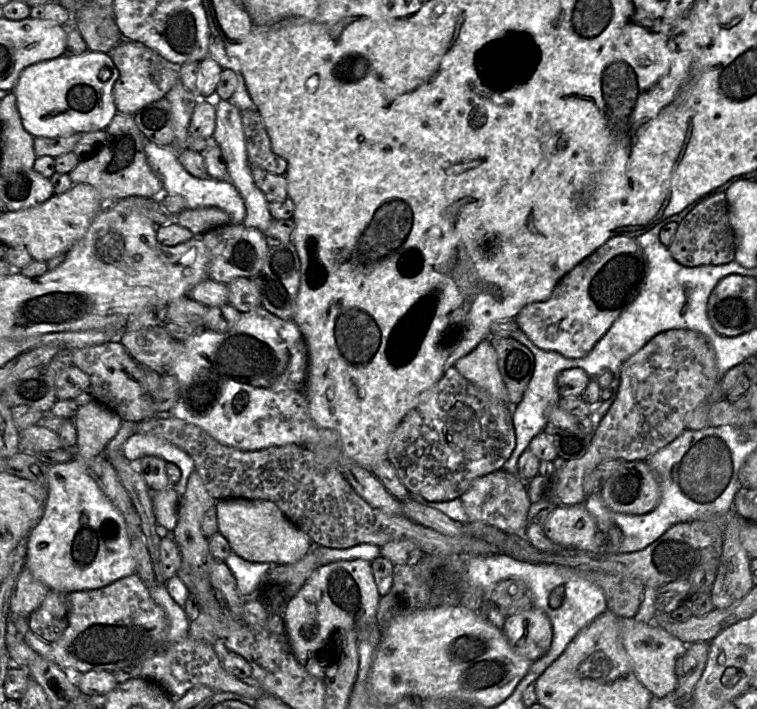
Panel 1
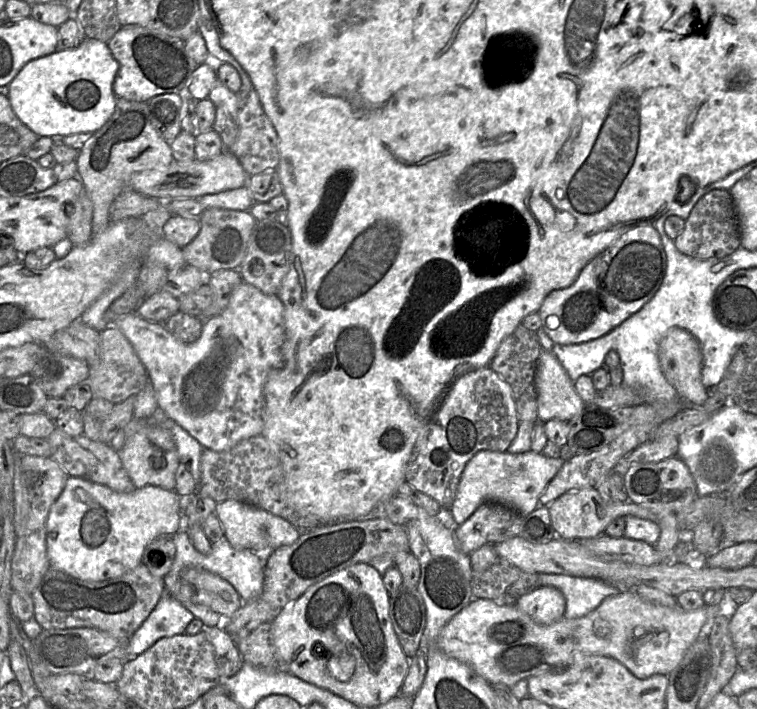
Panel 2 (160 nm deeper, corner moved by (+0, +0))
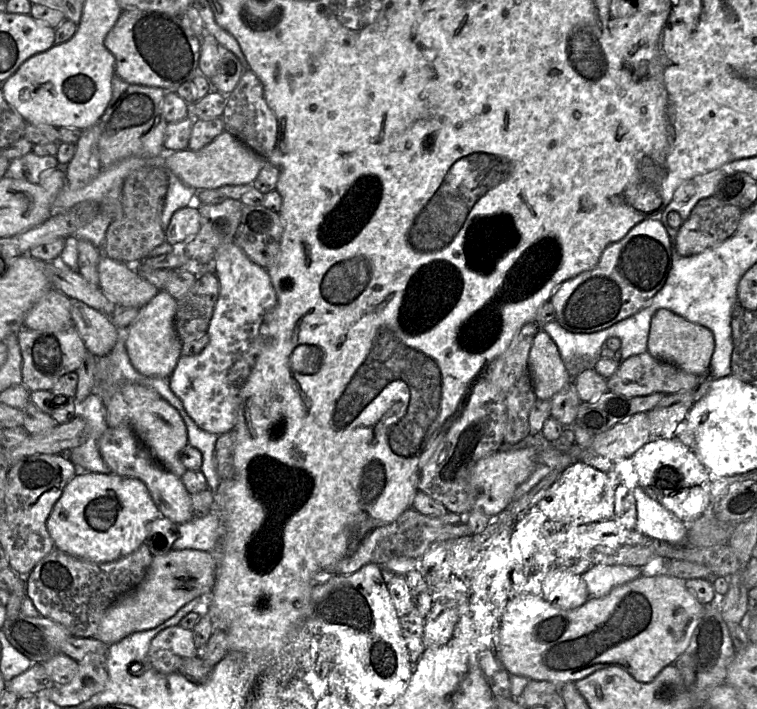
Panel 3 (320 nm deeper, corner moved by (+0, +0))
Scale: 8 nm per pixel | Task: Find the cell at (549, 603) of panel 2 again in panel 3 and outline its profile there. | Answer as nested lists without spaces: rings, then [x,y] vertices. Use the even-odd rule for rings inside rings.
[[[553,568],[543,579],[540,595],[557,602],[572,602],[580,606],[588,598],[581,575],[574,569]]]

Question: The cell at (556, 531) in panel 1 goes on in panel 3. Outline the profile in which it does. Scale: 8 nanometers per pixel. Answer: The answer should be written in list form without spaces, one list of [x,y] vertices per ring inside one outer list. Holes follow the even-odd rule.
[[[586,466],[553,493],[545,495],[537,506],[548,519],[567,524],[588,524],[608,520],[614,516],[616,488],[616,481],[603,471]]]

